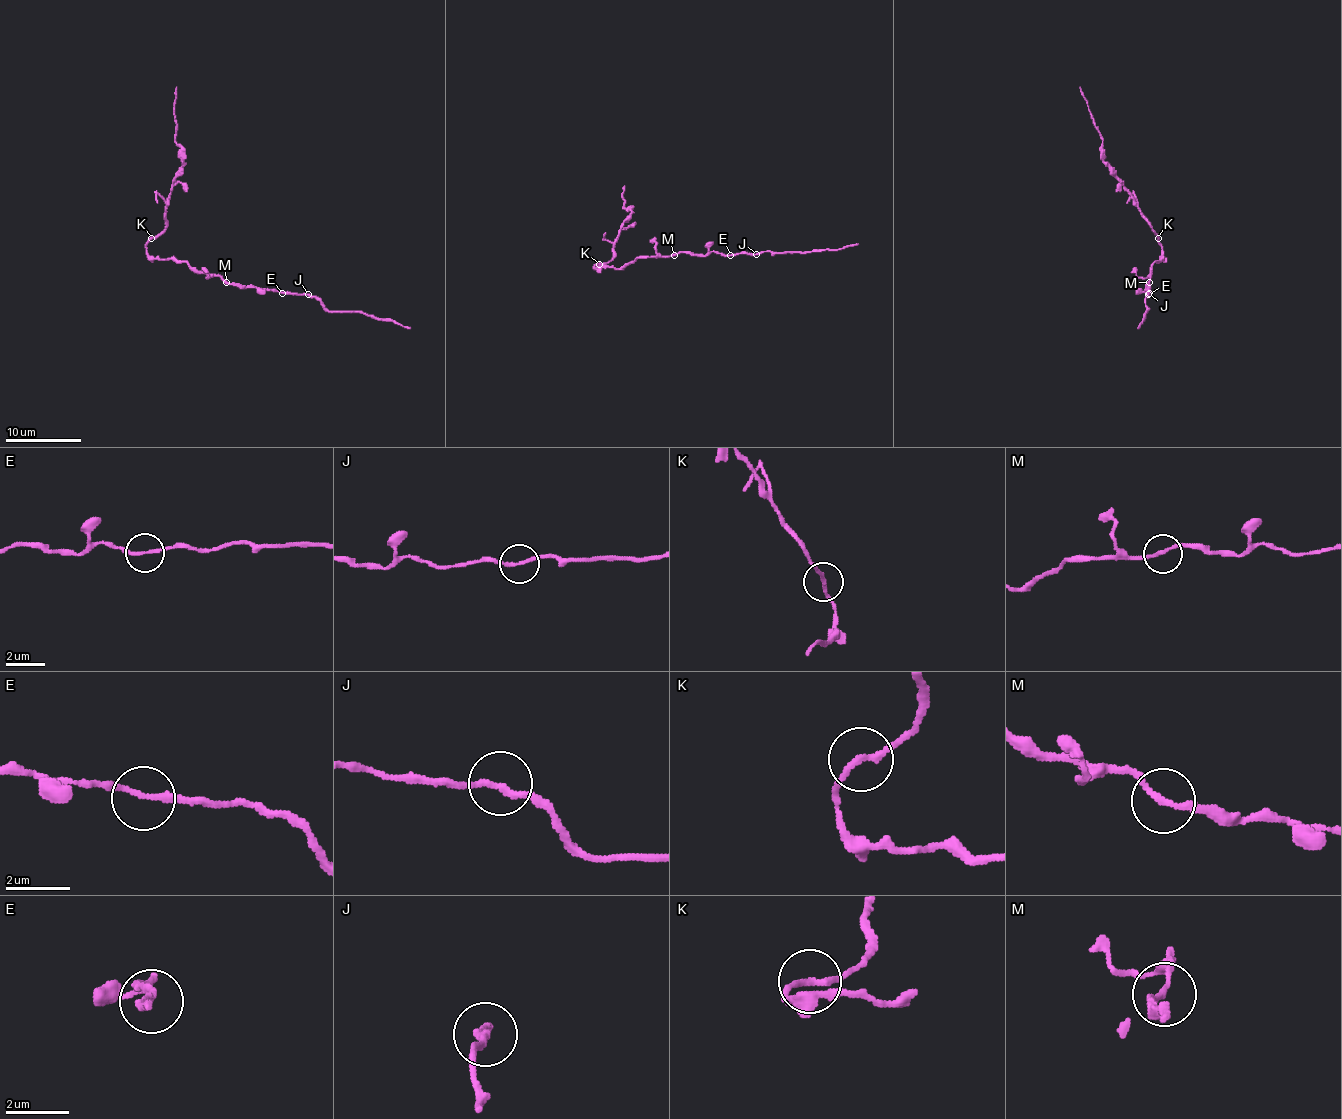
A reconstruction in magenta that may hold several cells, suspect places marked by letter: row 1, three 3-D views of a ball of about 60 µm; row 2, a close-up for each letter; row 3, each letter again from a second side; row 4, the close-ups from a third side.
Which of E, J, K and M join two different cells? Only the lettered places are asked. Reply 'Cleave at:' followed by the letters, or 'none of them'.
Cleave at: K

